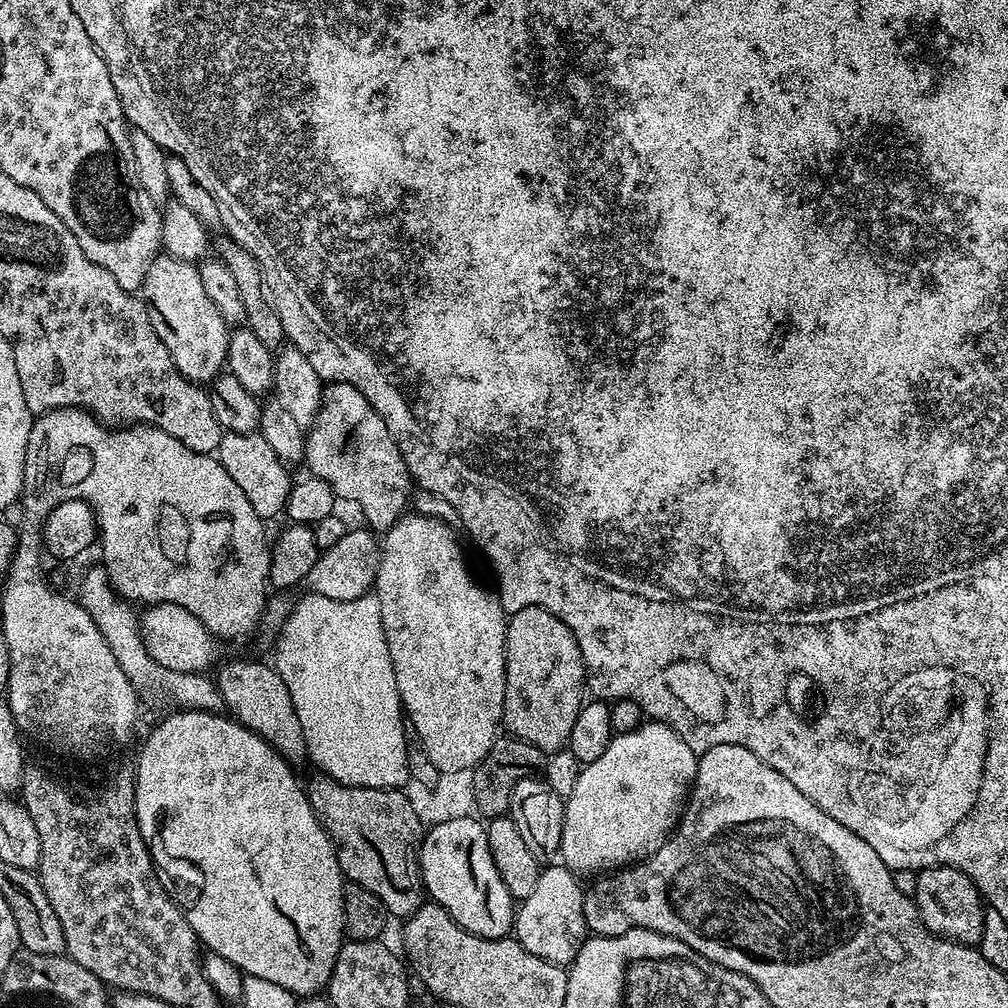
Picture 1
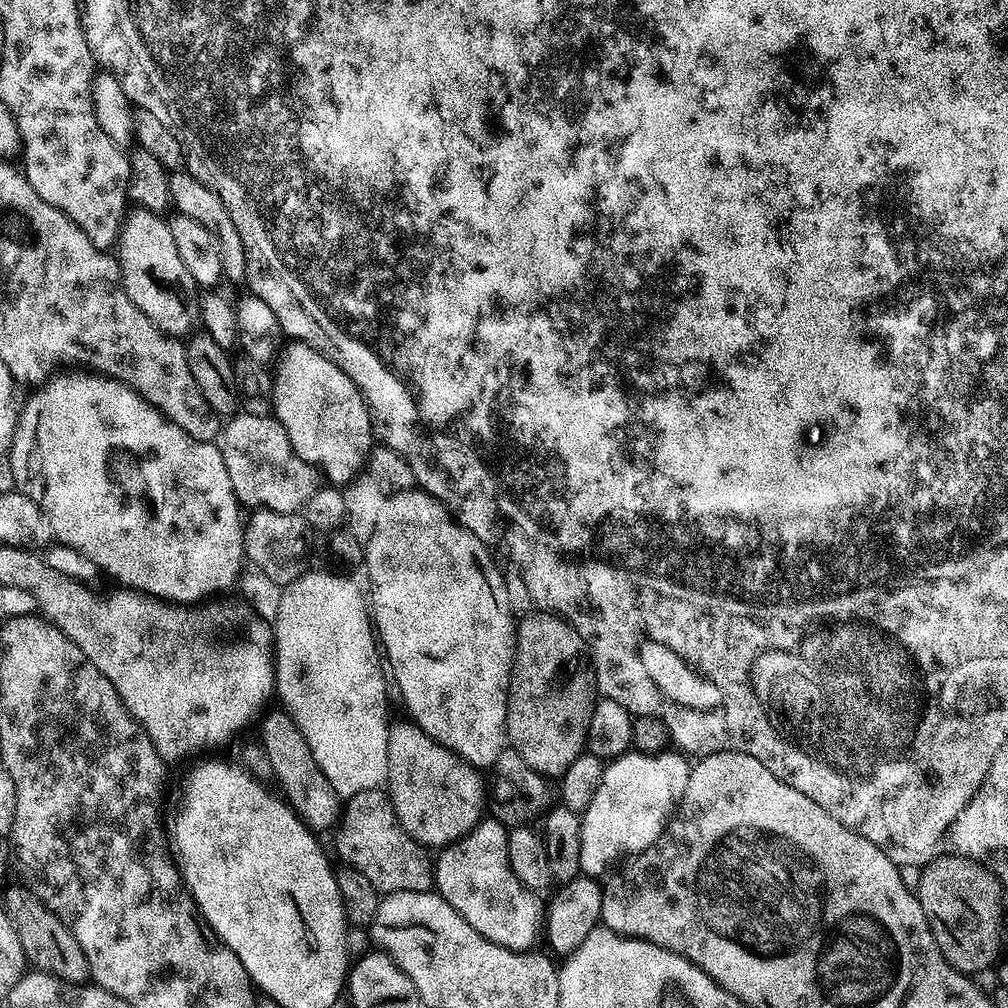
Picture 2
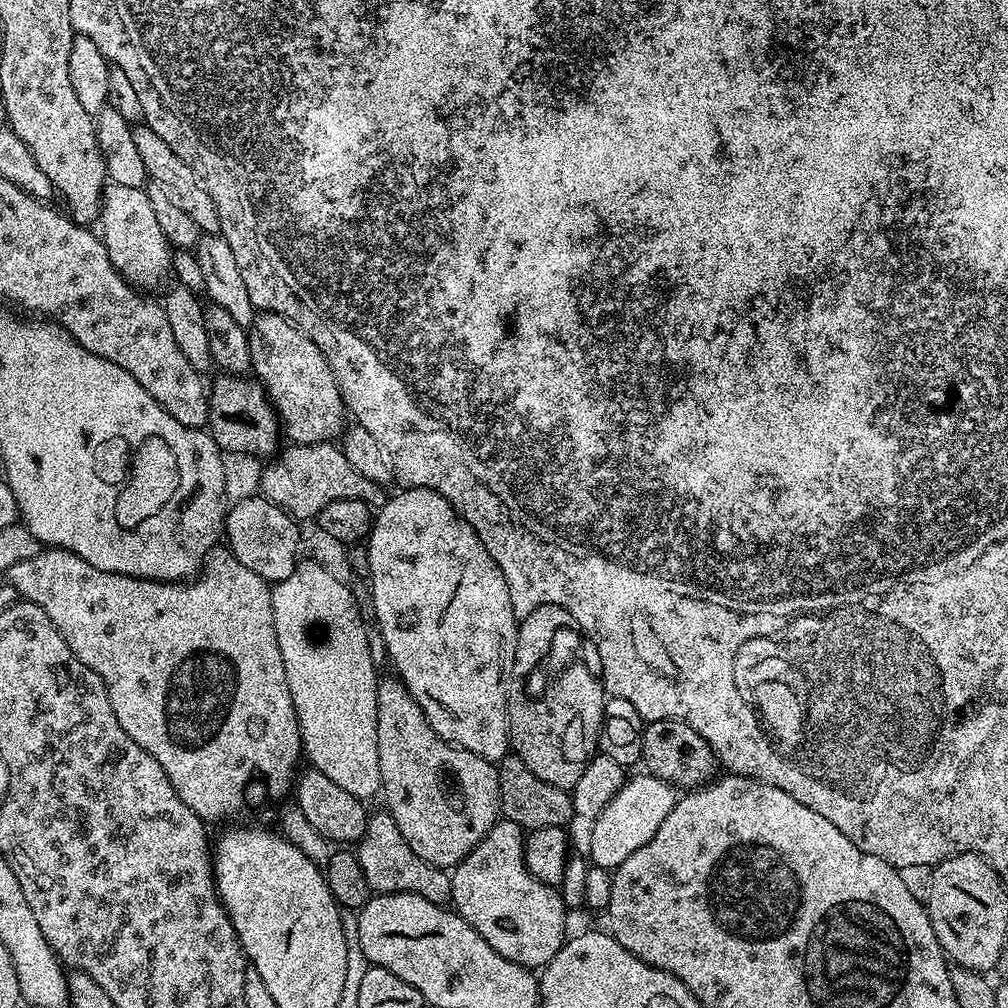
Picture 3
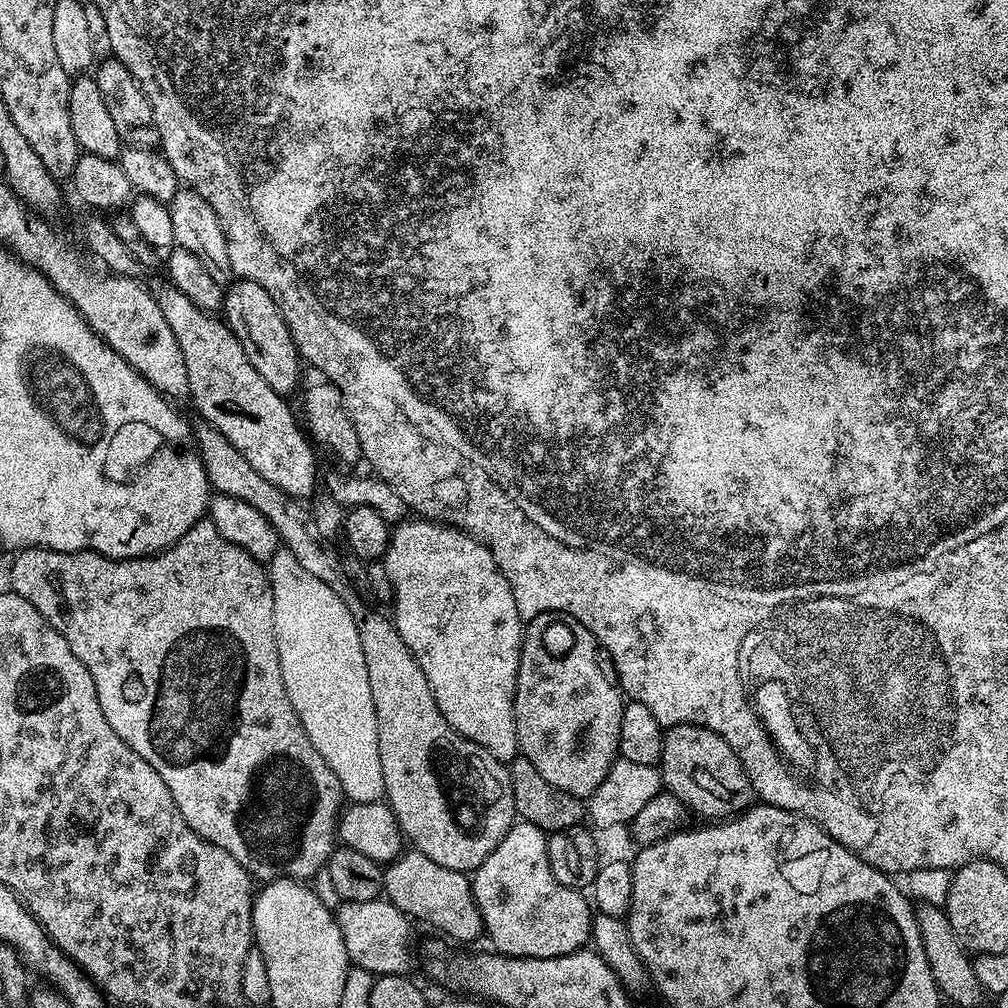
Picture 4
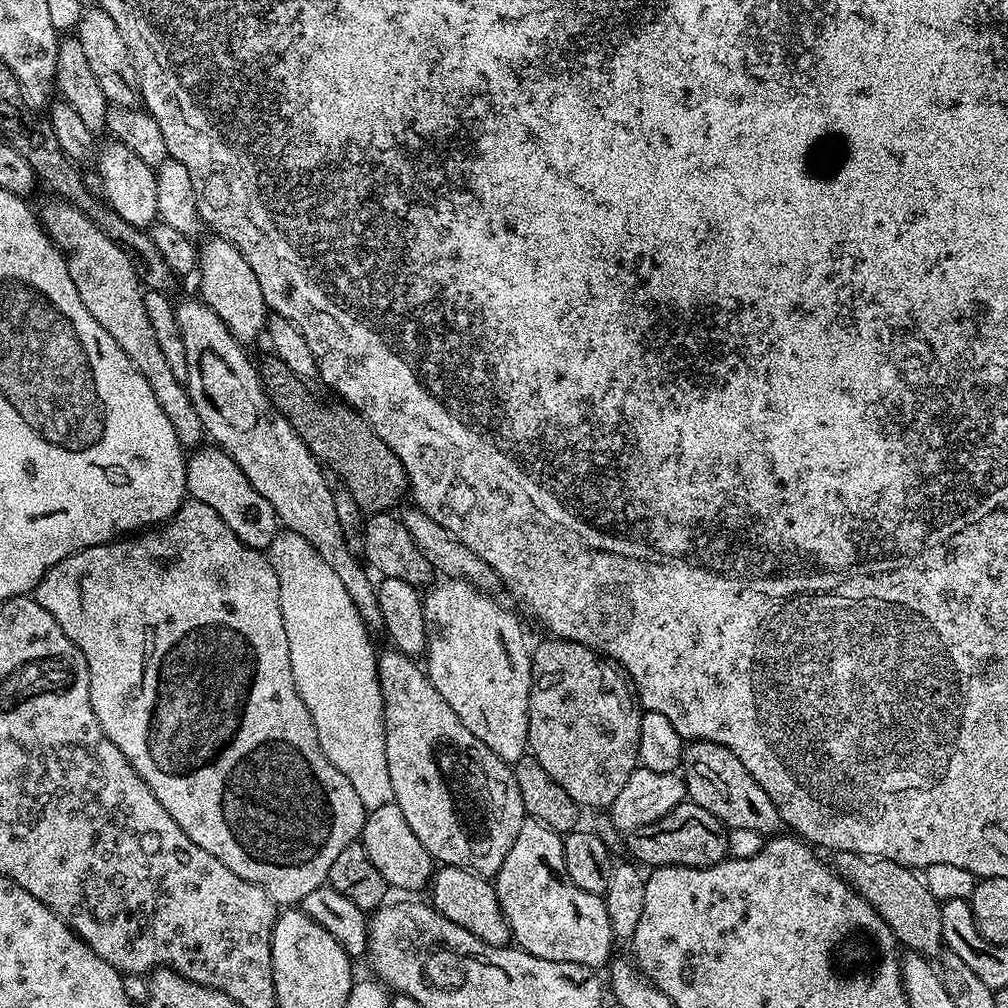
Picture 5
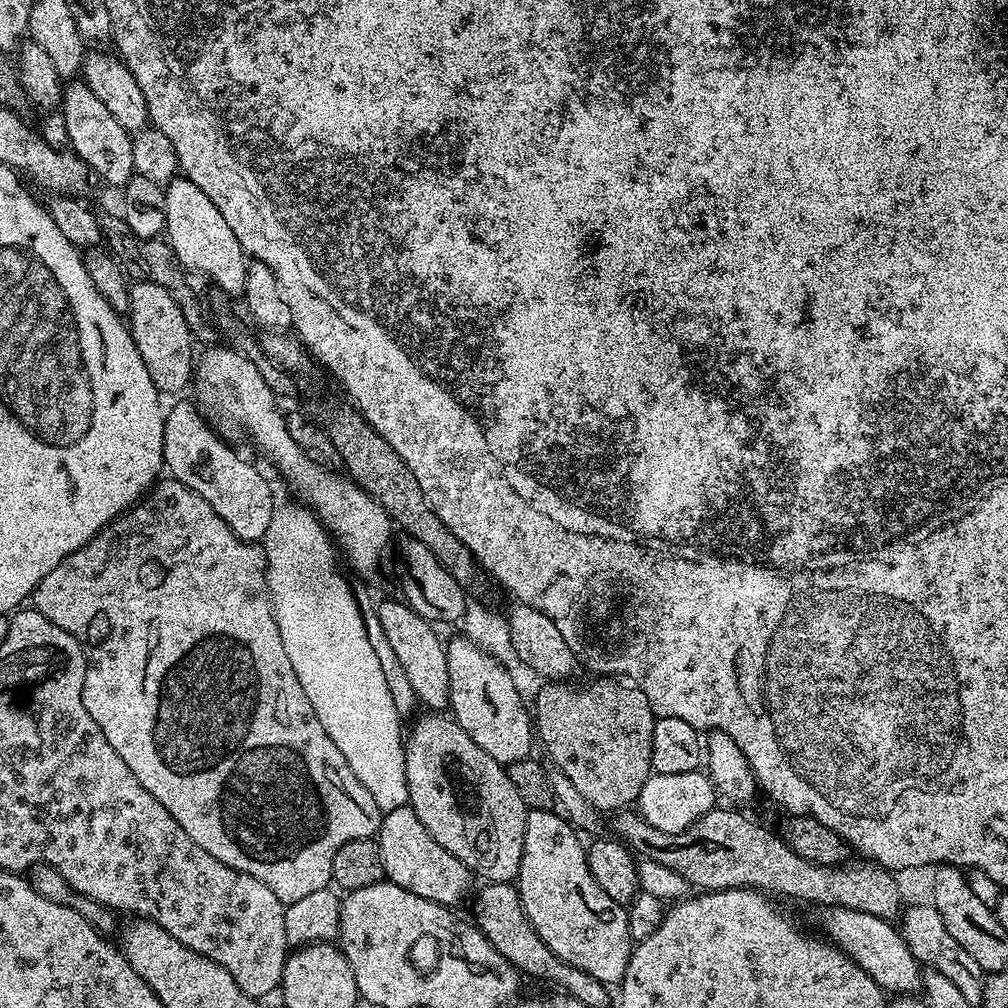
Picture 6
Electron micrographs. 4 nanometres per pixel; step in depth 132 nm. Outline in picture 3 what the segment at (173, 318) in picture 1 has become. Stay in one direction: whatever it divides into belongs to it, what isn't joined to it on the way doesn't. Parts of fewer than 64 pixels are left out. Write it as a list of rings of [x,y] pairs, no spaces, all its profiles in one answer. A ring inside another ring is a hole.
[[[105,183],[99,224],[98,235],[104,241],[106,254],[110,254],[110,262],[133,288],[148,290],[144,288],[165,287],[164,279],[169,279],[172,271],[173,249],[158,226],[154,206],[150,206],[150,198],[144,188]]]

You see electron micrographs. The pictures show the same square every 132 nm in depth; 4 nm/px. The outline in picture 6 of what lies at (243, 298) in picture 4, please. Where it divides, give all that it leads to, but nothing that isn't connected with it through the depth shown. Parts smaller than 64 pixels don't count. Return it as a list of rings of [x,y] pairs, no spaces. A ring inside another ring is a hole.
[[[187,178],[170,181],[164,188],[166,222],[163,235],[174,250],[178,262],[185,272],[205,276],[216,288],[221,288],[228,296],[239,297],[244,291],[249,257],[238,242],[234,230],[230,230],[226,218],[222,218],[218,206],[206,198],[203,190],[198,190],[194,182]]]

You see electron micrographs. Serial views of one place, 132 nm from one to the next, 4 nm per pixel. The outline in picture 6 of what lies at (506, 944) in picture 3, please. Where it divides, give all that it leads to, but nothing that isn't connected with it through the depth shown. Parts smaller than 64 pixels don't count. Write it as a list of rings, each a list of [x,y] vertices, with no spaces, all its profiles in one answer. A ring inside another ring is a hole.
[[[533,807],[526,818],[526,834],[522,846],[522,862],[520,873],[514,881],[522,898],[522,906],[526,910],[526,918],[538,930],[538,938],[558,954],[570,966],[578,970],[586,970],[590,978],[598,978],[598,982],[609,986],[619,985],[626,974],[626,966],[630,962],[630,954],[634,941],[628,925],[628,910],[625,905],[614,902],[598,882],[594,882],[594,874],[590,874],[588,853],[585,845],[580,845],[581,837],[575,828],[555,810]]]

